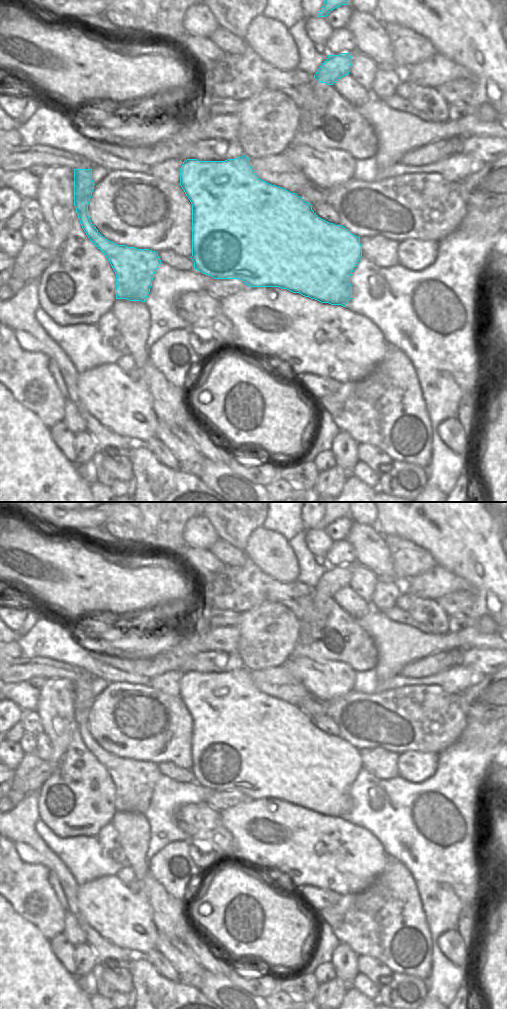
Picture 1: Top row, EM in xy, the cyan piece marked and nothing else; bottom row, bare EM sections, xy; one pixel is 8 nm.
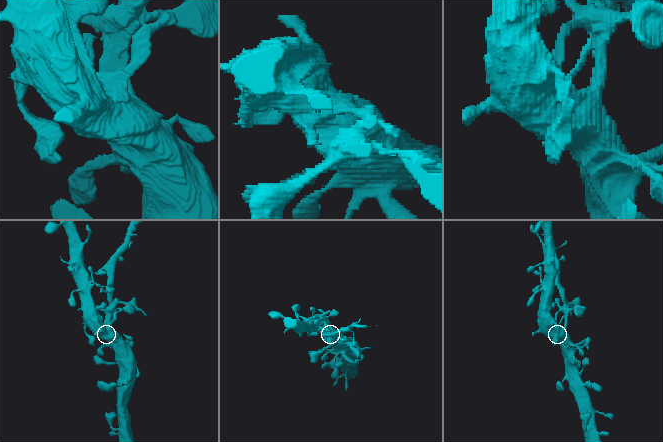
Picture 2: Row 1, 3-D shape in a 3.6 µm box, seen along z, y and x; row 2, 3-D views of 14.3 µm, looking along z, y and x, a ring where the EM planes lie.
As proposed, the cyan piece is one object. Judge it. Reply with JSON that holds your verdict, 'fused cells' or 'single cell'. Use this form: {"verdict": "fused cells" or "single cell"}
{"verdict": "single cell"}

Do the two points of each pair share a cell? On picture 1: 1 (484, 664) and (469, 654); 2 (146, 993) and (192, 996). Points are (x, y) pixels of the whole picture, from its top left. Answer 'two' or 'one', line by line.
1: one
2: one

